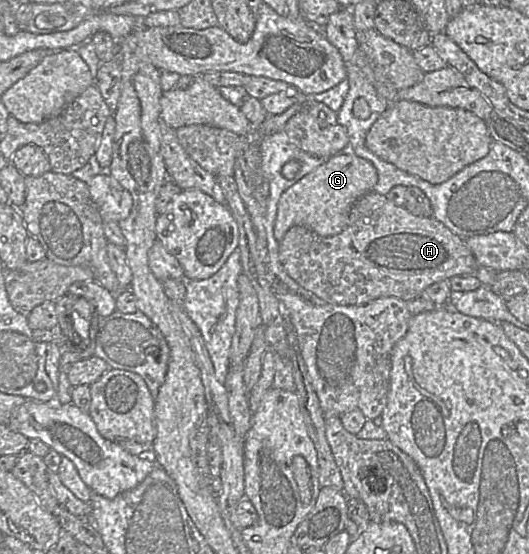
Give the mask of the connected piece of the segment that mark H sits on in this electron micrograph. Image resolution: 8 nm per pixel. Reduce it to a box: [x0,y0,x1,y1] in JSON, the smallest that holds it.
[279,191,484,305]

